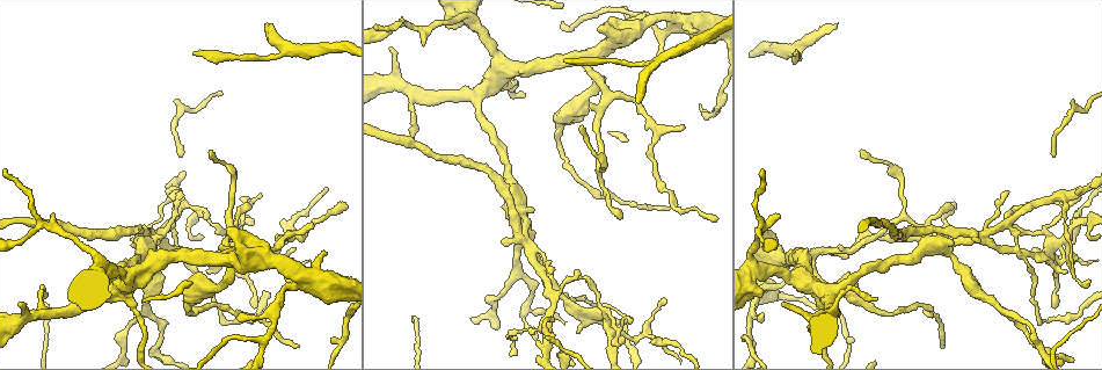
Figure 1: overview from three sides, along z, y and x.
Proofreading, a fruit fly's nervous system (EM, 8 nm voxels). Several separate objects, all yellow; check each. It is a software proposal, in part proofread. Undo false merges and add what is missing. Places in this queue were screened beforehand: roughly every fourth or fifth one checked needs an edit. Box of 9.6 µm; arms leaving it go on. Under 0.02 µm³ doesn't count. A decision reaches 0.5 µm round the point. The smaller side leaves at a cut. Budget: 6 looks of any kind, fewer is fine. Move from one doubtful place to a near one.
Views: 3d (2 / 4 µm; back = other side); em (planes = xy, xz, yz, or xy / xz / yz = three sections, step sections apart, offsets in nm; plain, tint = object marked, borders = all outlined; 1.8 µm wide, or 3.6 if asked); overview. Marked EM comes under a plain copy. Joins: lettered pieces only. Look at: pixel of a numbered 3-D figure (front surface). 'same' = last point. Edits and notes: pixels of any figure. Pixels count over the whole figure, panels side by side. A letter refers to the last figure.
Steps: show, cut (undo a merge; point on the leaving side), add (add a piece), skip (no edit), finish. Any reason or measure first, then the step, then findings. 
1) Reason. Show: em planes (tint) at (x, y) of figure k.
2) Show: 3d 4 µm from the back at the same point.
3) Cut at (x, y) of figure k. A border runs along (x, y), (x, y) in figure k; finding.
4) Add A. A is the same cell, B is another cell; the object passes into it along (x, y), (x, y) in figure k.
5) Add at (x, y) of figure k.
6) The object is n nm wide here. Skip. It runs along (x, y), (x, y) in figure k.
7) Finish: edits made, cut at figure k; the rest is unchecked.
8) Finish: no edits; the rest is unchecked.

Branch stops here. Show: em planes (borders) at (53, 218) of figure 1.

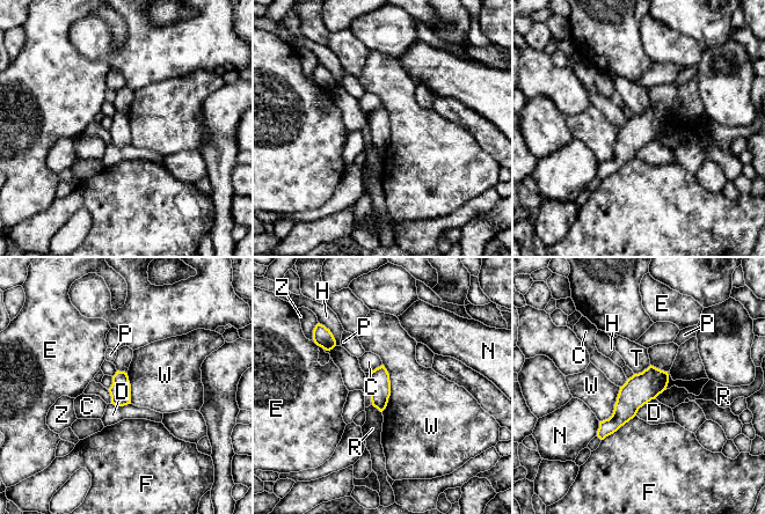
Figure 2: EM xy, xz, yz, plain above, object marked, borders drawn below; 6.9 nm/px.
The longest contact is with W, 340 nm. Skip. C, D, E, F, H, N, P, R, T, W and Z are other cells; a border runs along (383, 364), (390, 397), (381, 411) in figure 2; none of them fits.

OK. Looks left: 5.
Branch stops here. Show: em planes (borders) at (638, 103) of figure 1.

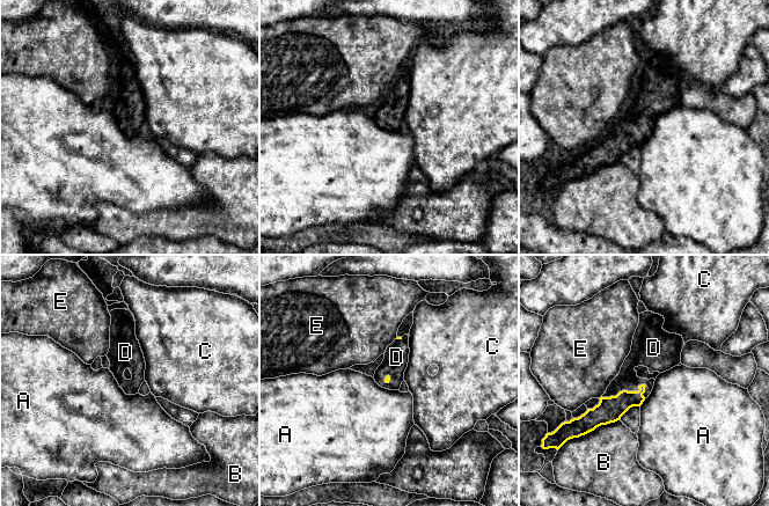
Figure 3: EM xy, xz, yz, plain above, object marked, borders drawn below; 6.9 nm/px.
The longest contact is with D, 320 nm. Add D. D is the same cell, A, B, C and E are other cells; the object passes into it along (610, 409), (624, 390), (627, 380) in figure 3; the cell continues.

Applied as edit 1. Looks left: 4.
Redraw. Show: overview.

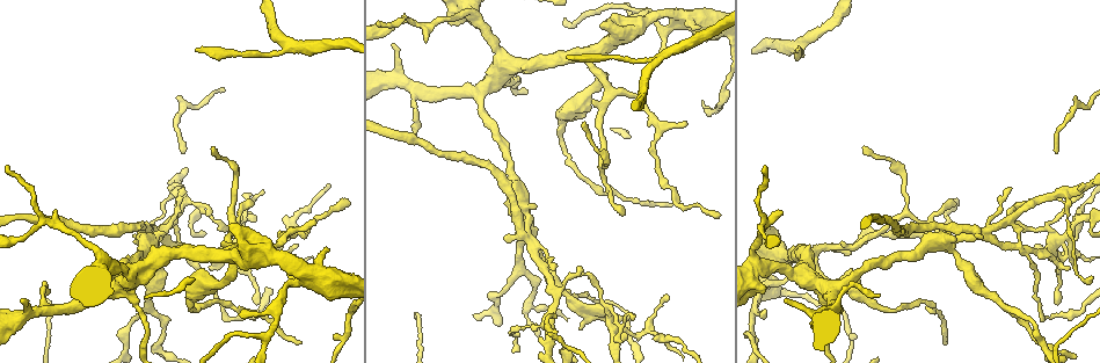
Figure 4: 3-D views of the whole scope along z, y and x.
Free end. Show: em 3.6 µm xz step 8 (borders) at (568, 55) of figure 4.

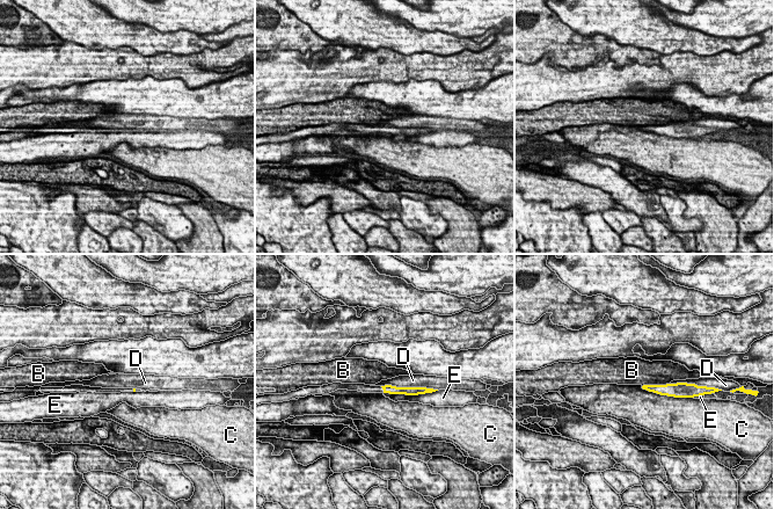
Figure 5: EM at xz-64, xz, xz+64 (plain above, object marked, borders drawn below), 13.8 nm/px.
Skip. B, C, D and E are other cells; a border runs along (381, 385), (424, 387) in figure 5; no lettered piece goes on from it.

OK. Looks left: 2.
Finish: edits made, add at figure 3; the rest is unchecked.

